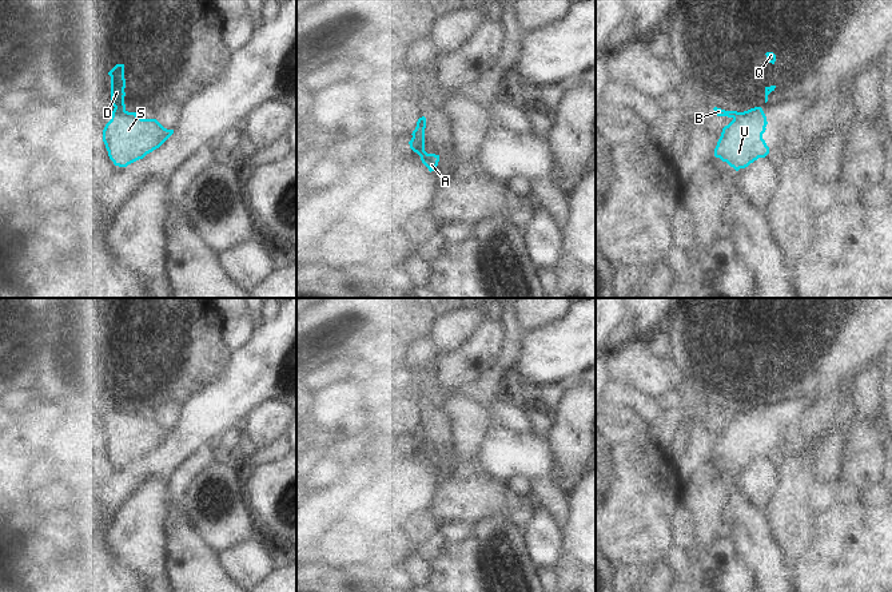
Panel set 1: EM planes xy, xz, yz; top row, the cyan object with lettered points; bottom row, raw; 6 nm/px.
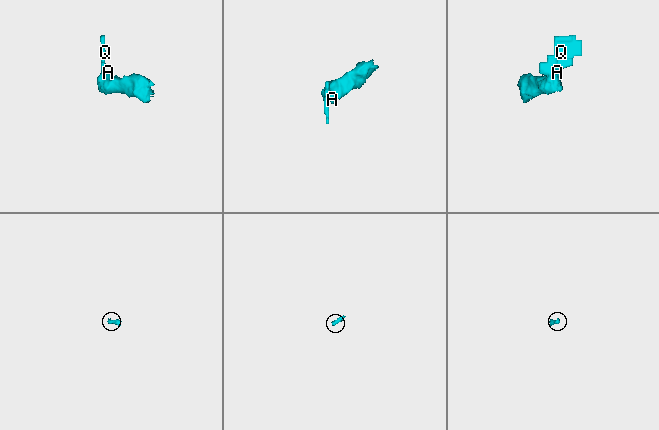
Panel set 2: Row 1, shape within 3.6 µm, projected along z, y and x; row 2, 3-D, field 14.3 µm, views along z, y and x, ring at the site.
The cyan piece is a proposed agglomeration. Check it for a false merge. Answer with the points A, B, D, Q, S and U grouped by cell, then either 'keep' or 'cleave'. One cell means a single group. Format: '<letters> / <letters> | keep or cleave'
A S U / B D Q | cleave

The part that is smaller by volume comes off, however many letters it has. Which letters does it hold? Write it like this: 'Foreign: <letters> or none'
Foreign: B, D, Q

